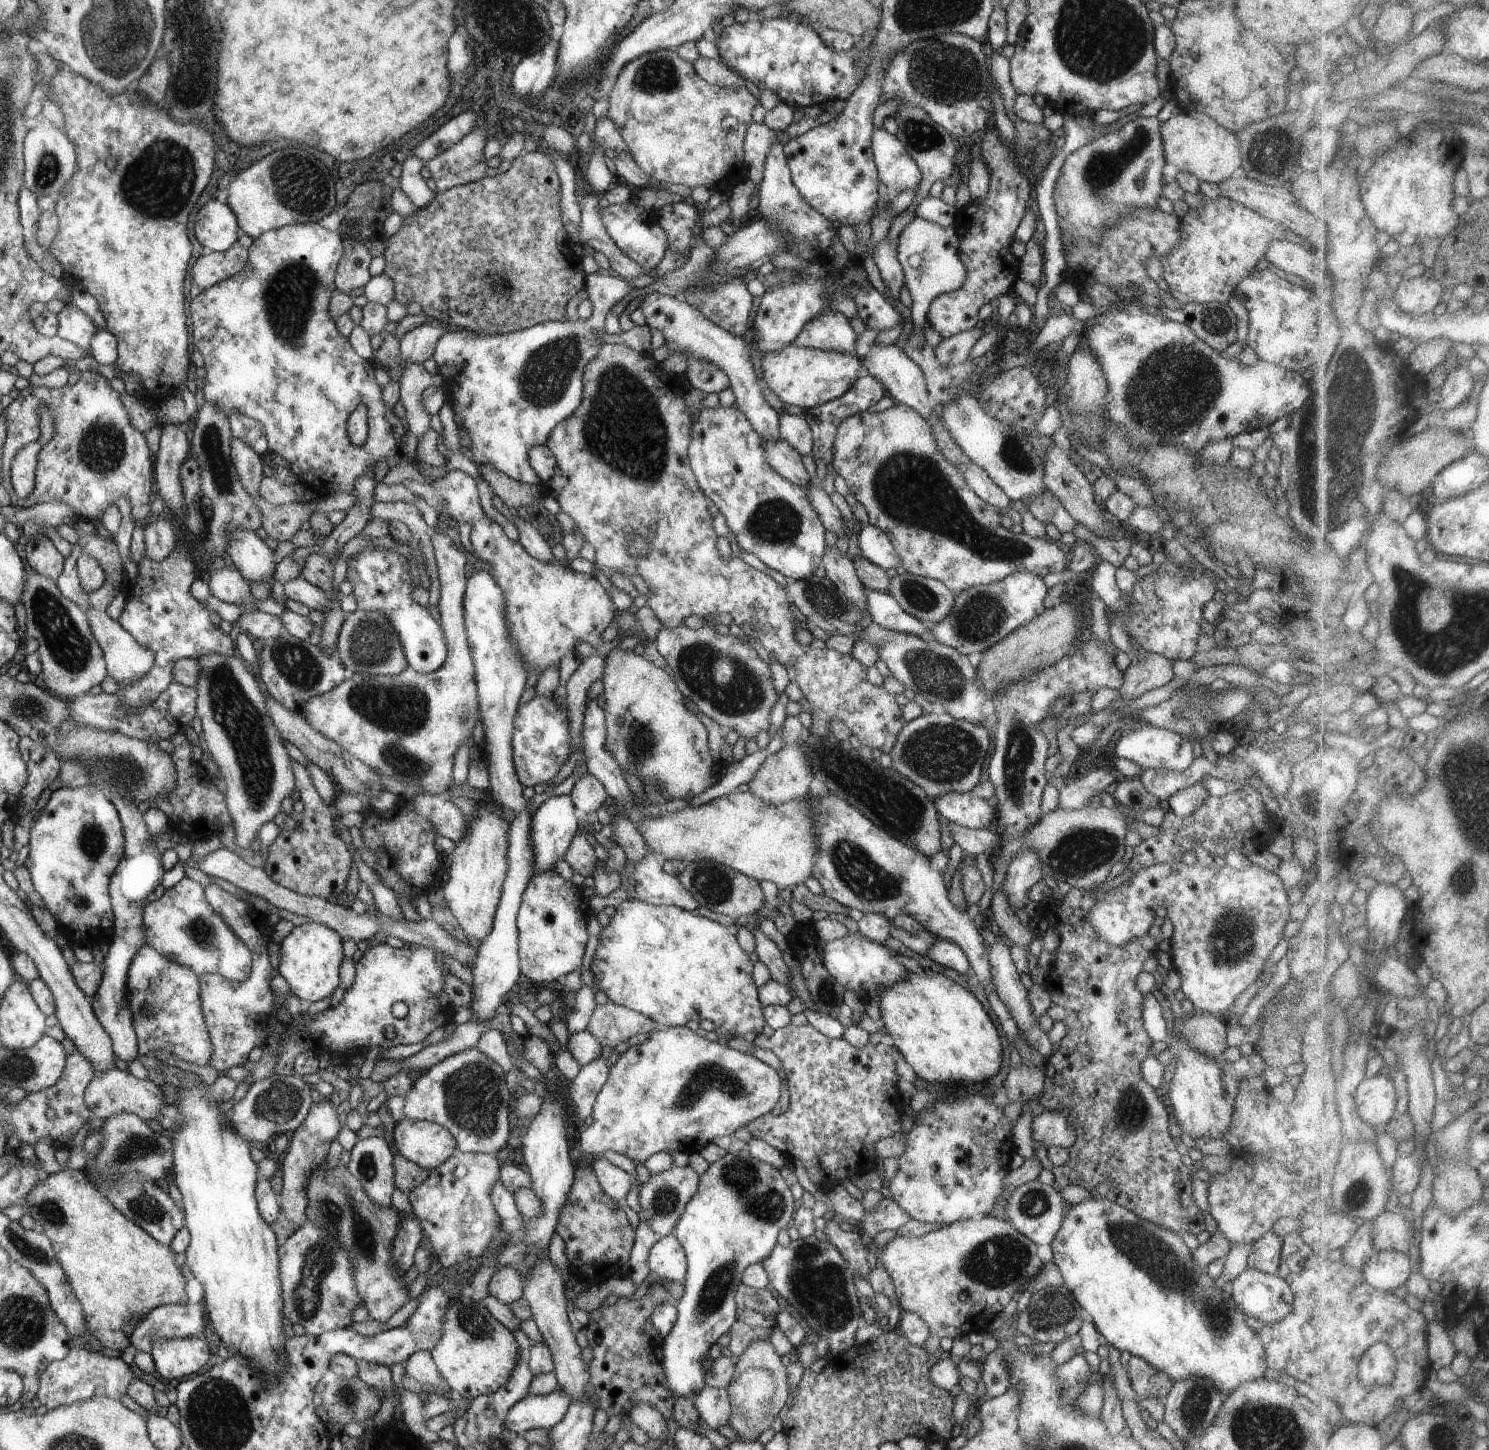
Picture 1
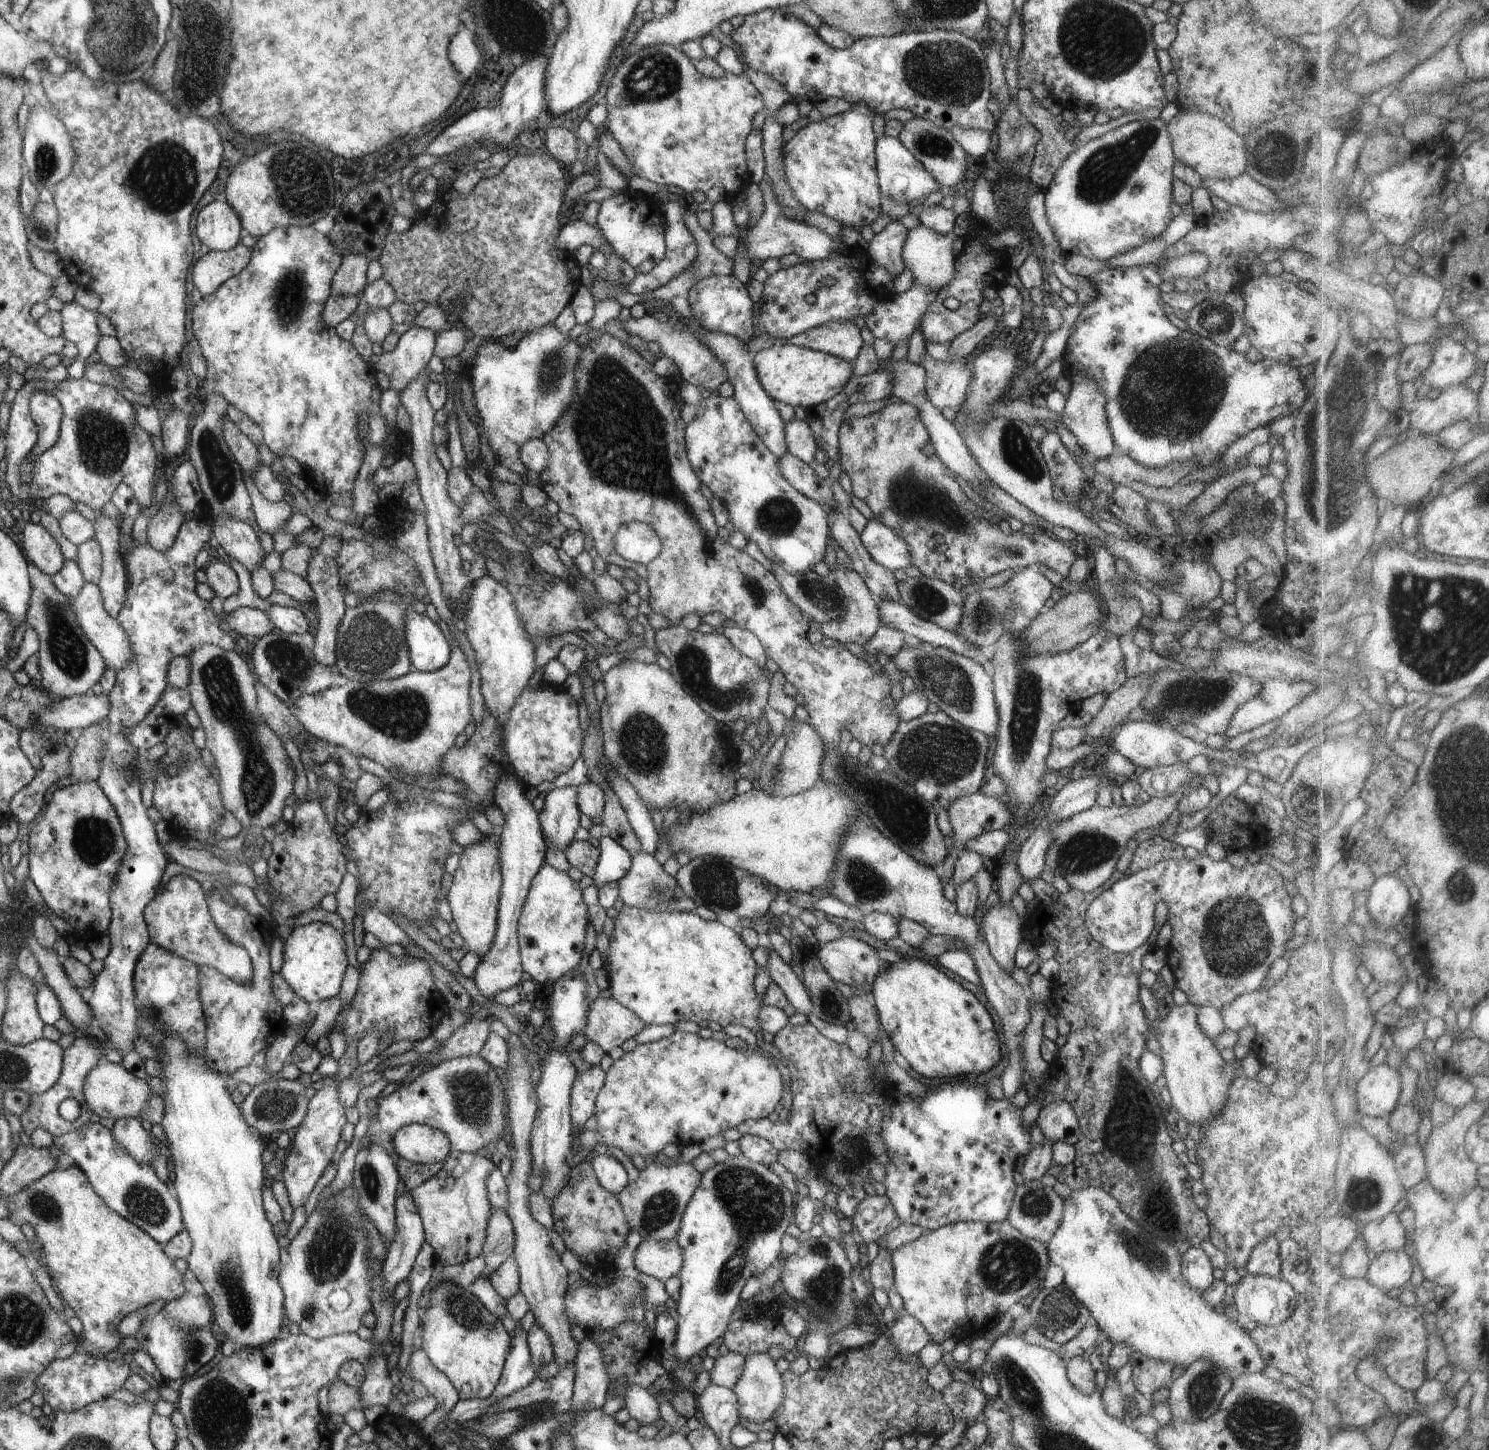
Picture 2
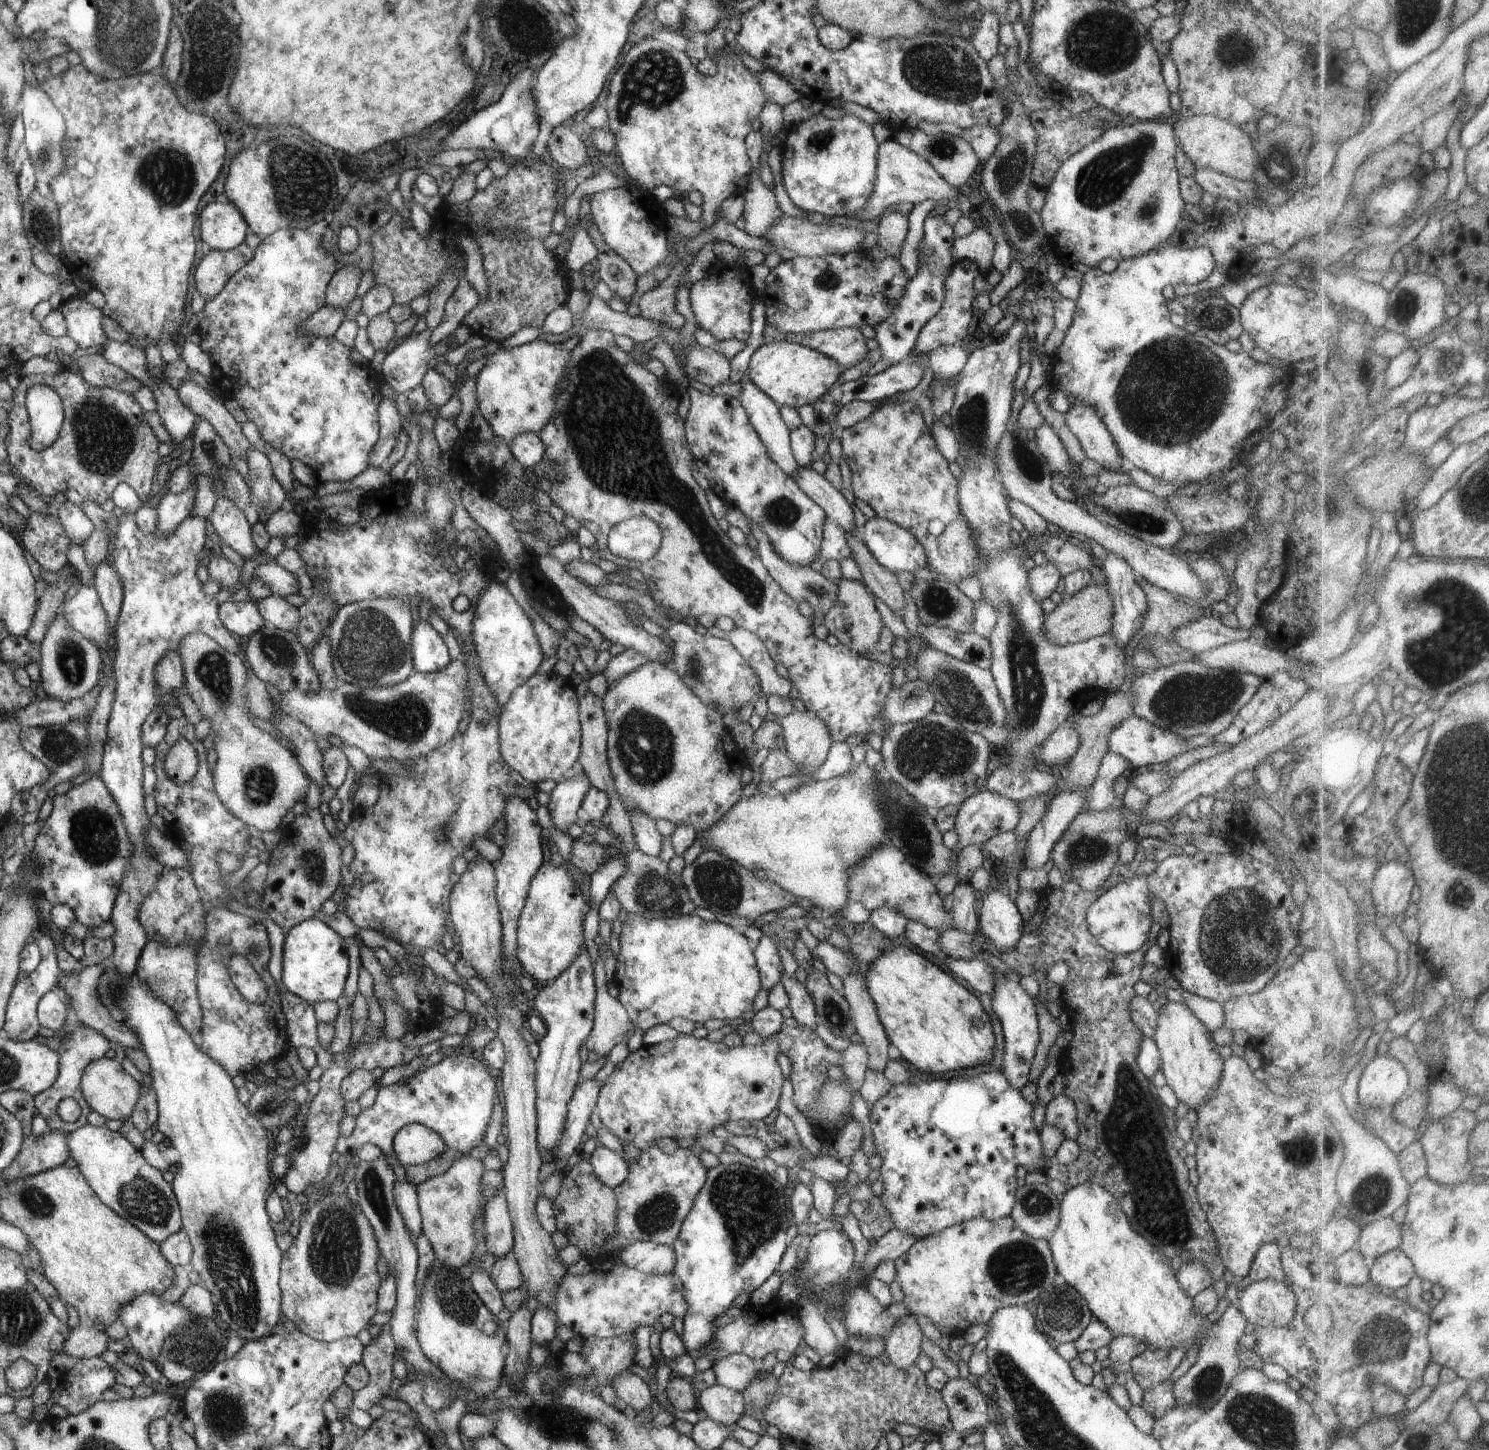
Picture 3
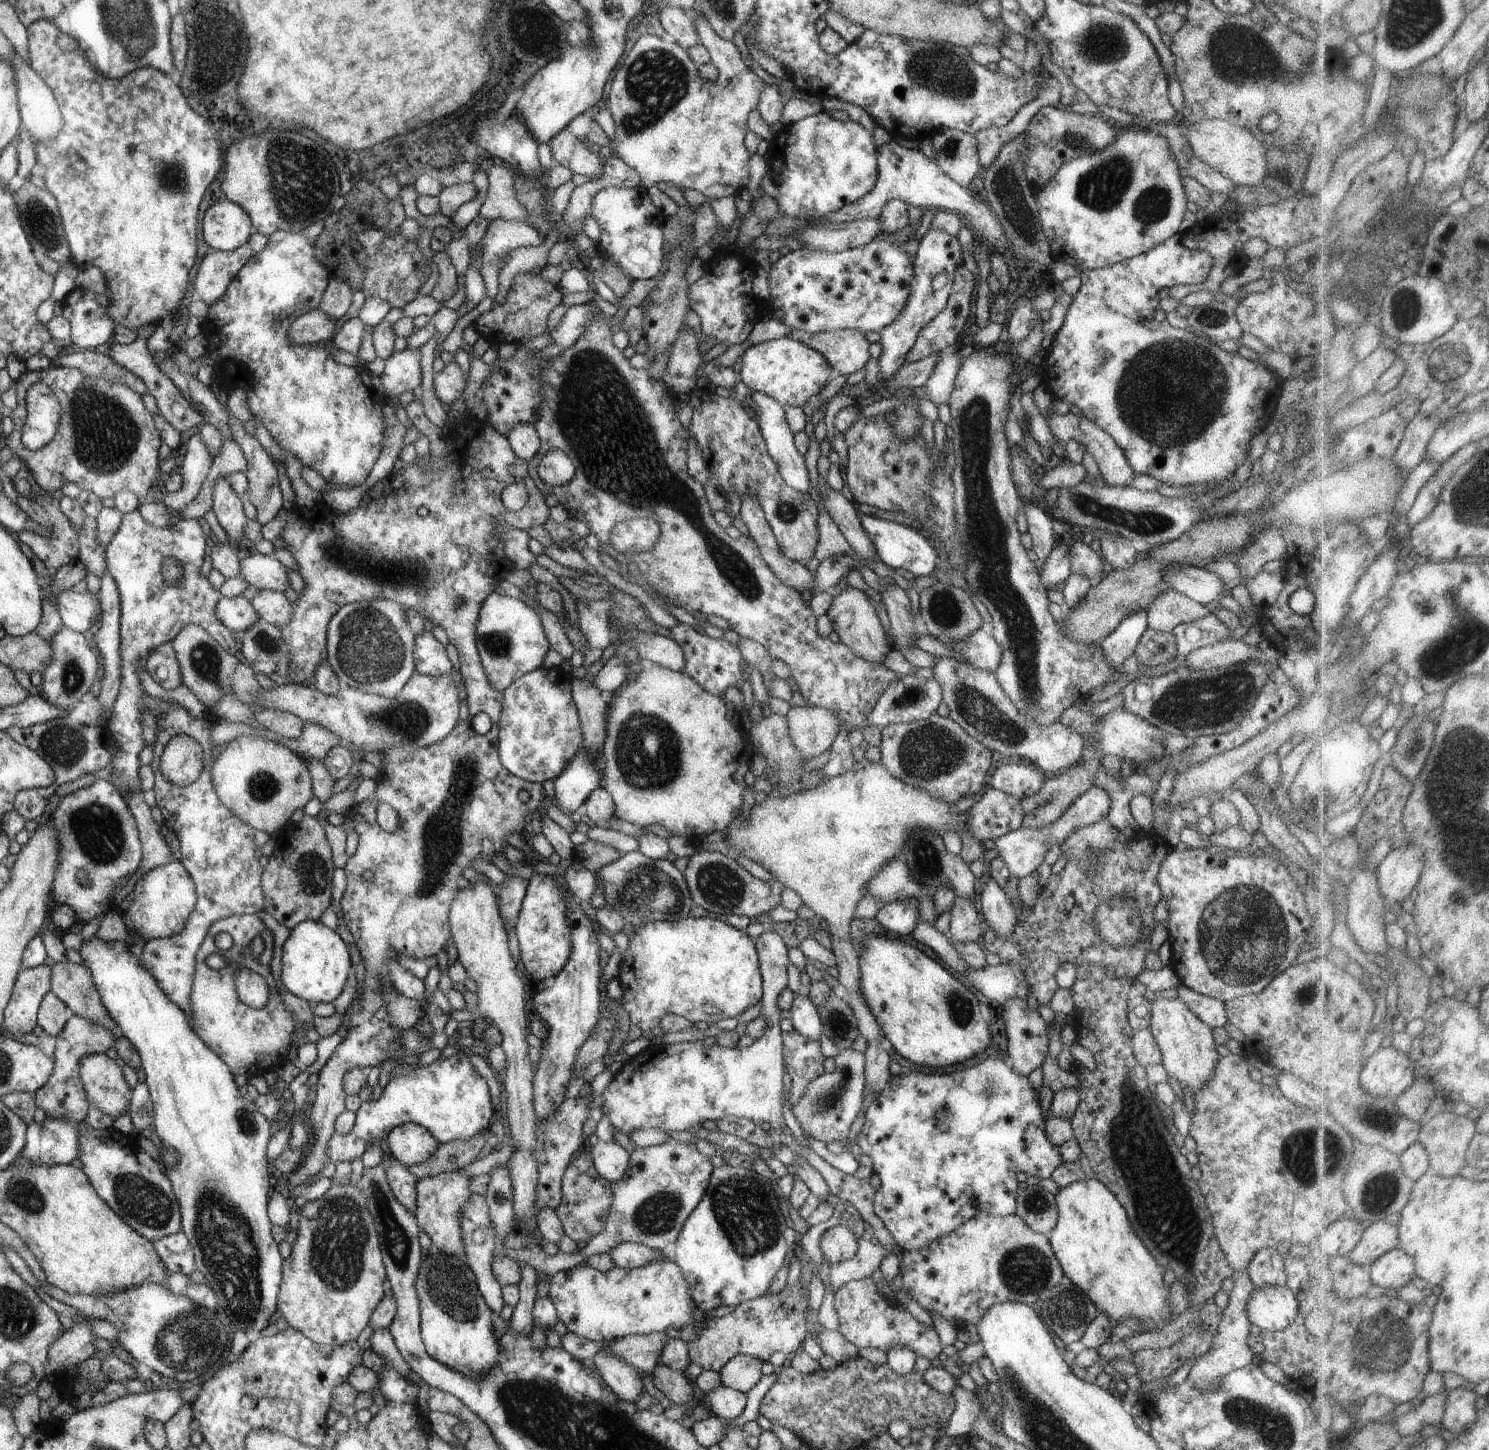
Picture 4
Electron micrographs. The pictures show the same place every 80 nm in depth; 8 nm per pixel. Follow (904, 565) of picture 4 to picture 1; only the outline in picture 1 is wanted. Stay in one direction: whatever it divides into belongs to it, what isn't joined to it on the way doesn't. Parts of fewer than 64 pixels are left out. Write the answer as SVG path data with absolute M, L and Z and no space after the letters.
M876 526L862 527L858 534L858 546L860 554L870 560L872 564L876 564L883 570L895 569L903 560L900 560L898 552L894 550L894 544L890 540L888 534L884 534L880 528Z

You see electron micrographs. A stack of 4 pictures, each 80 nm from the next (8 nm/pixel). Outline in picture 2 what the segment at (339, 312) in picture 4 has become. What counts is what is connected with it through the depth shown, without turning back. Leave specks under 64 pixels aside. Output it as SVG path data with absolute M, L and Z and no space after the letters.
M354 253L344 256L344 262L333 277L332 294L348 296L361 293L369 284L366 276L368 266L369 261L366 260L366 256Z

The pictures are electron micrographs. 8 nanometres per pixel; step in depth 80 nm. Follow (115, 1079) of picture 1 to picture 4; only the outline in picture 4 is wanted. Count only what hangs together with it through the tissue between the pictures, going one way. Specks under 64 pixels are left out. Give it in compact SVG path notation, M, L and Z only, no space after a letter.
M105 1053L82 1056L80 1078L81 1084L85 1086L86 1099L90 1106L101 1110L104 1115L110 1116L112 1120L116 1120L119 1116L128 1113L132 1088L126 1082L118 1062L106 1058Z

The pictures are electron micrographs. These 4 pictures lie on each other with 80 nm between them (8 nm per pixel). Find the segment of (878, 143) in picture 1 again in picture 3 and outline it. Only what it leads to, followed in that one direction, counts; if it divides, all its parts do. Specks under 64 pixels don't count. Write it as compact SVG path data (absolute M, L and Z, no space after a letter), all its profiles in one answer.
M896 139L884 140L877 149L877 178L875 190L866 200L864 208L854 212L852 216L863 221L875 219L877 216L890 208L892 204L906 202L914 206L924 200L932 199L936 204L948 204L951 200L957 202L962 188L954 189L922 156L912 150L902 147Z

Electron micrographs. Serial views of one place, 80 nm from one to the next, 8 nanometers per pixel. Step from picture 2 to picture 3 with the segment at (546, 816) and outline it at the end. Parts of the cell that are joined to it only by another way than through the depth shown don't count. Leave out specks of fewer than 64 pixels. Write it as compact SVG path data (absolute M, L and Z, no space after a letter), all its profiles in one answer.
M584 774L571 780L558 782L556 788L550 792L550 802L547 808L558 830L564 830L568 834L568 826L572 826L578 820L578 810L590 788L592 784L588 776Z

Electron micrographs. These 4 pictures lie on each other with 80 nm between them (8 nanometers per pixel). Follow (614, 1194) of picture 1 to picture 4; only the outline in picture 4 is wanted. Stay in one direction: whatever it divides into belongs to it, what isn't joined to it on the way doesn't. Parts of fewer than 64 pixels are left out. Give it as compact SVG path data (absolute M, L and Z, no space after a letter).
M599 1141L594 1146L586 1146L590 1151L594 1168L608 1183L616 1183L621 1180L629 1168L628 1150L614 1142Z

